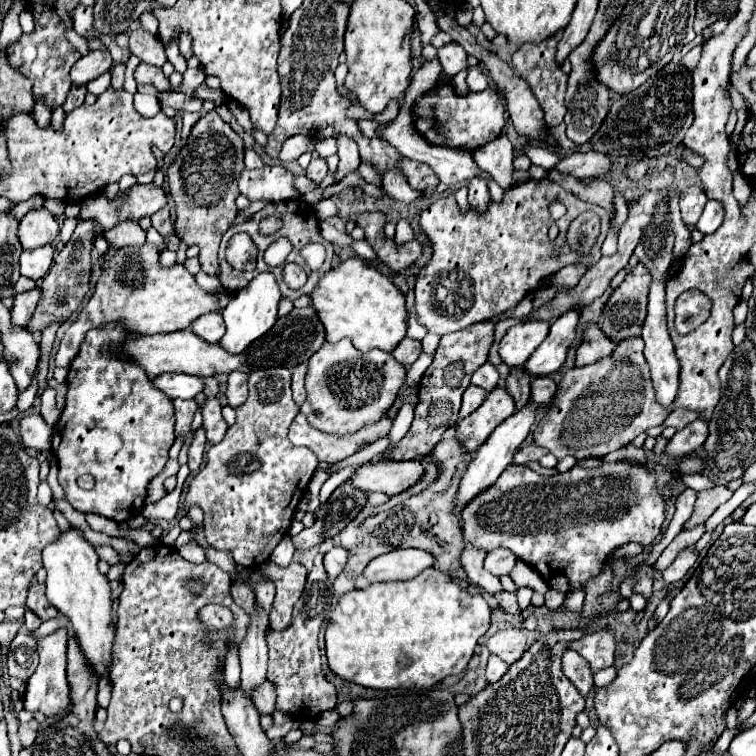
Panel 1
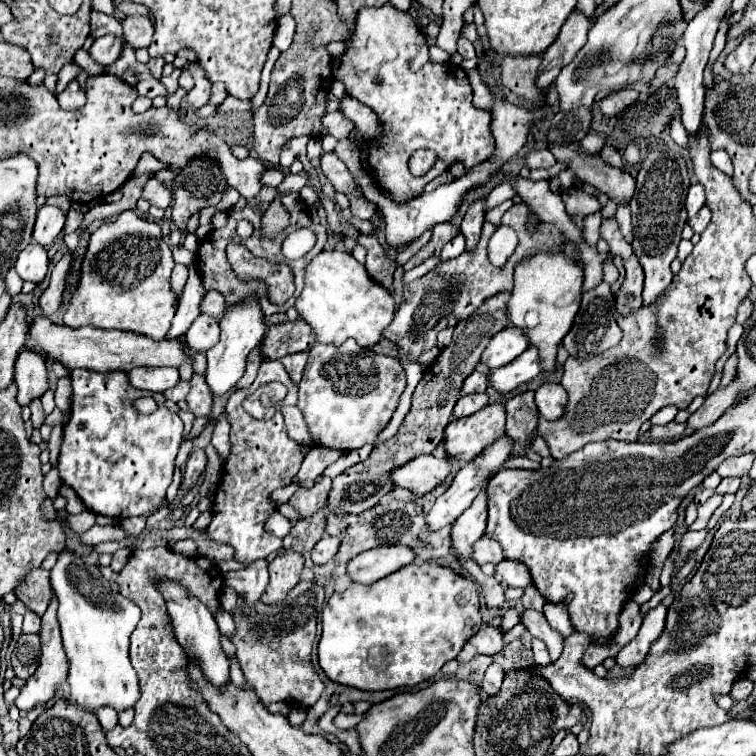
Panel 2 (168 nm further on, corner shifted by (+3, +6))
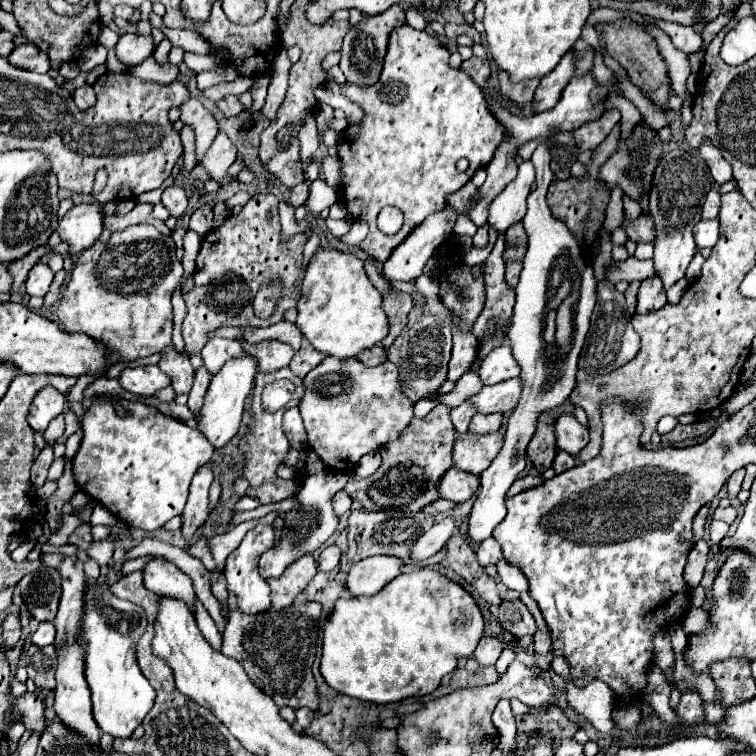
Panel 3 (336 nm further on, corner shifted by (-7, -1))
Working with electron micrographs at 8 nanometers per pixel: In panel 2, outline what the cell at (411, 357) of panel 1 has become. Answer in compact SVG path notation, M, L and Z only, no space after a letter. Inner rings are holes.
M382 339L380 343L376 343L376 345L372 347L372 351L382 353L382 355L390 355L390 357L398 357L398 353L400 353L400 349L396 349L396 343L392 343L392 341L388 341L388 339Z

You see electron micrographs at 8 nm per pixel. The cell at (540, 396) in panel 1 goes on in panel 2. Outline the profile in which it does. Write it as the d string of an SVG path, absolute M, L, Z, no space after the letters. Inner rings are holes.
M544 383L534 393L536 393L536 405L540 411L540 417L544 417L548 421L562 417L568 393L564 391L564 387L560 383Z

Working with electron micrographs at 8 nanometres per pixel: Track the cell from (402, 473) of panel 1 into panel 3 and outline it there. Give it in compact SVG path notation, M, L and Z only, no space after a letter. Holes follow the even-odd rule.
M454 466L444 474L444 478L440 482L442 482L438 486L440 496L448 498L448 500L454 500L456 504L470 500L478 492L478 476L462 472Z

